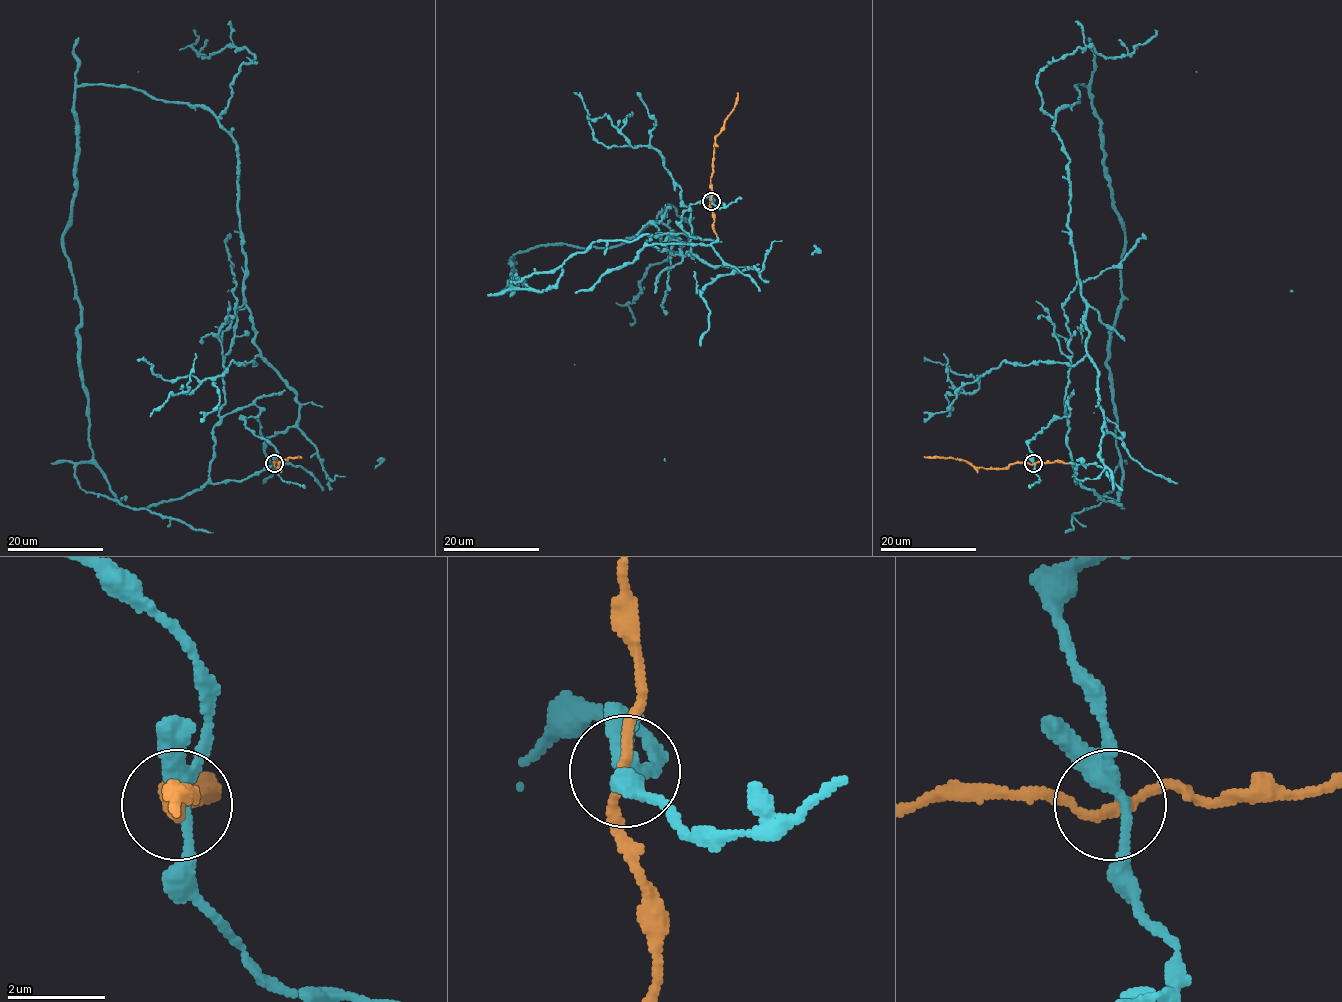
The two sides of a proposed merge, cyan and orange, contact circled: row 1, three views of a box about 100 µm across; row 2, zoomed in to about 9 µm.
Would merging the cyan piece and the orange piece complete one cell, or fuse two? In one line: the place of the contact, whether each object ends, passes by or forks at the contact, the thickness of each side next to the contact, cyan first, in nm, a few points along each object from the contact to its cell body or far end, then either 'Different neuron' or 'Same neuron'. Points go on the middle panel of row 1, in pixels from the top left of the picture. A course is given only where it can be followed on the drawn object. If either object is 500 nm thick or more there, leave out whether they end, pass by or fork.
Place: (711, 201). At the ring cyan forks. At the ring orange passes by. Thickness 280 nm (cyan) against 180 nm. Course of cyan: (711, 201), (681, 215), (696, 238), (655, 235), (679, 248), (651, 223), (515, 253), (500, 292), (649, 233). Course of orange: (710, 201), (714, 142), (736, 104), (738, 93). Same neuron

